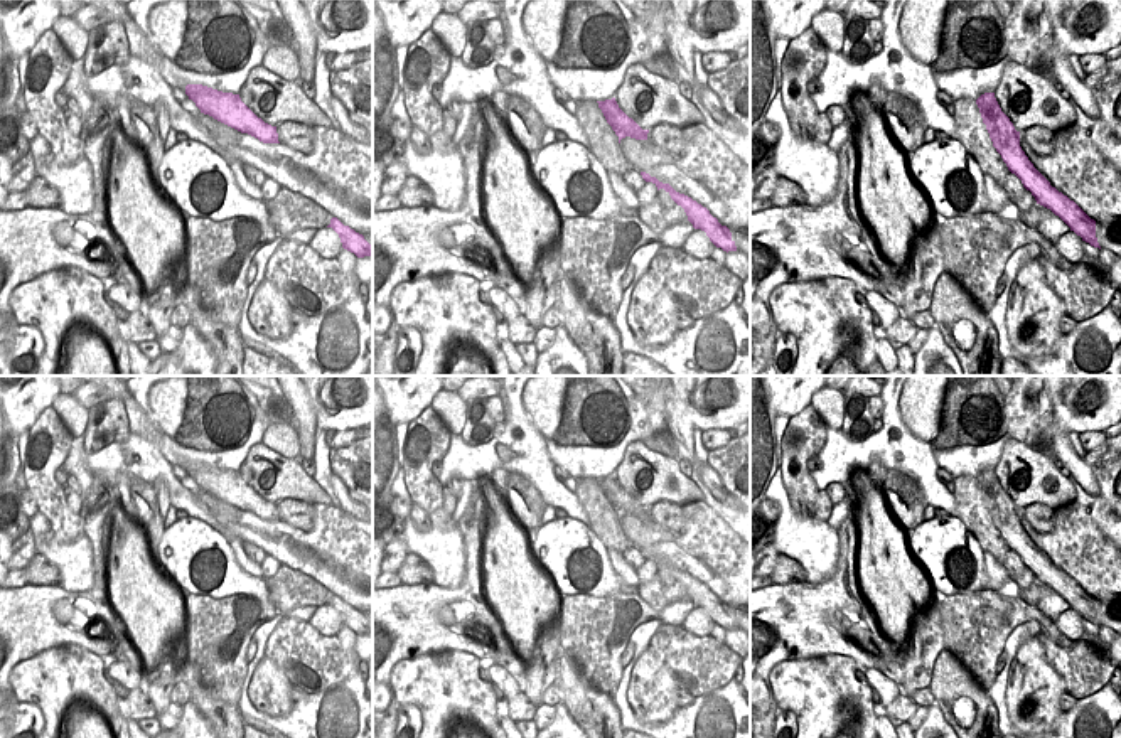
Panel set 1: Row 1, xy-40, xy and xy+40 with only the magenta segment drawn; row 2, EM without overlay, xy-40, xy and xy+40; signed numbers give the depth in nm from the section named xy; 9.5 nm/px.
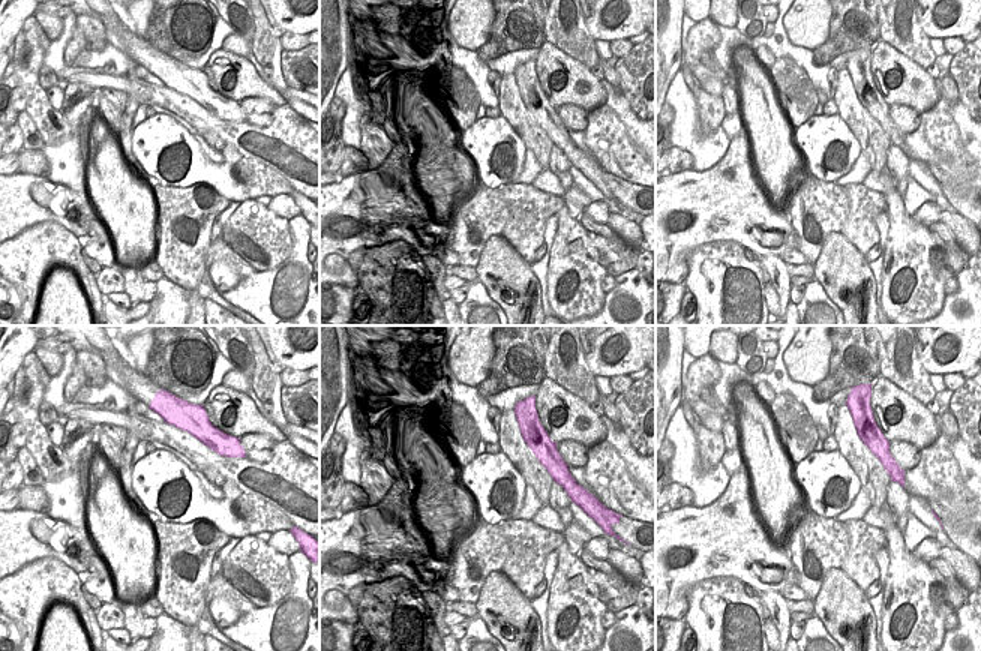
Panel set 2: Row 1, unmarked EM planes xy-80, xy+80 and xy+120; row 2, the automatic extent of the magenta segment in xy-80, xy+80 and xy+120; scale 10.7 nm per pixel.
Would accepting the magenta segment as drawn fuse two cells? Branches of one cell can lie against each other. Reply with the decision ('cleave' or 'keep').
cleave

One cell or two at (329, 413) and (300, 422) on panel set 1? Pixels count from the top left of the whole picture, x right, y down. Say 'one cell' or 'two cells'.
two cells

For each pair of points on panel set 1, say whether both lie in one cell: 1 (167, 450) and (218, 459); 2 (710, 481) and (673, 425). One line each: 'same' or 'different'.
1: different
2: same

